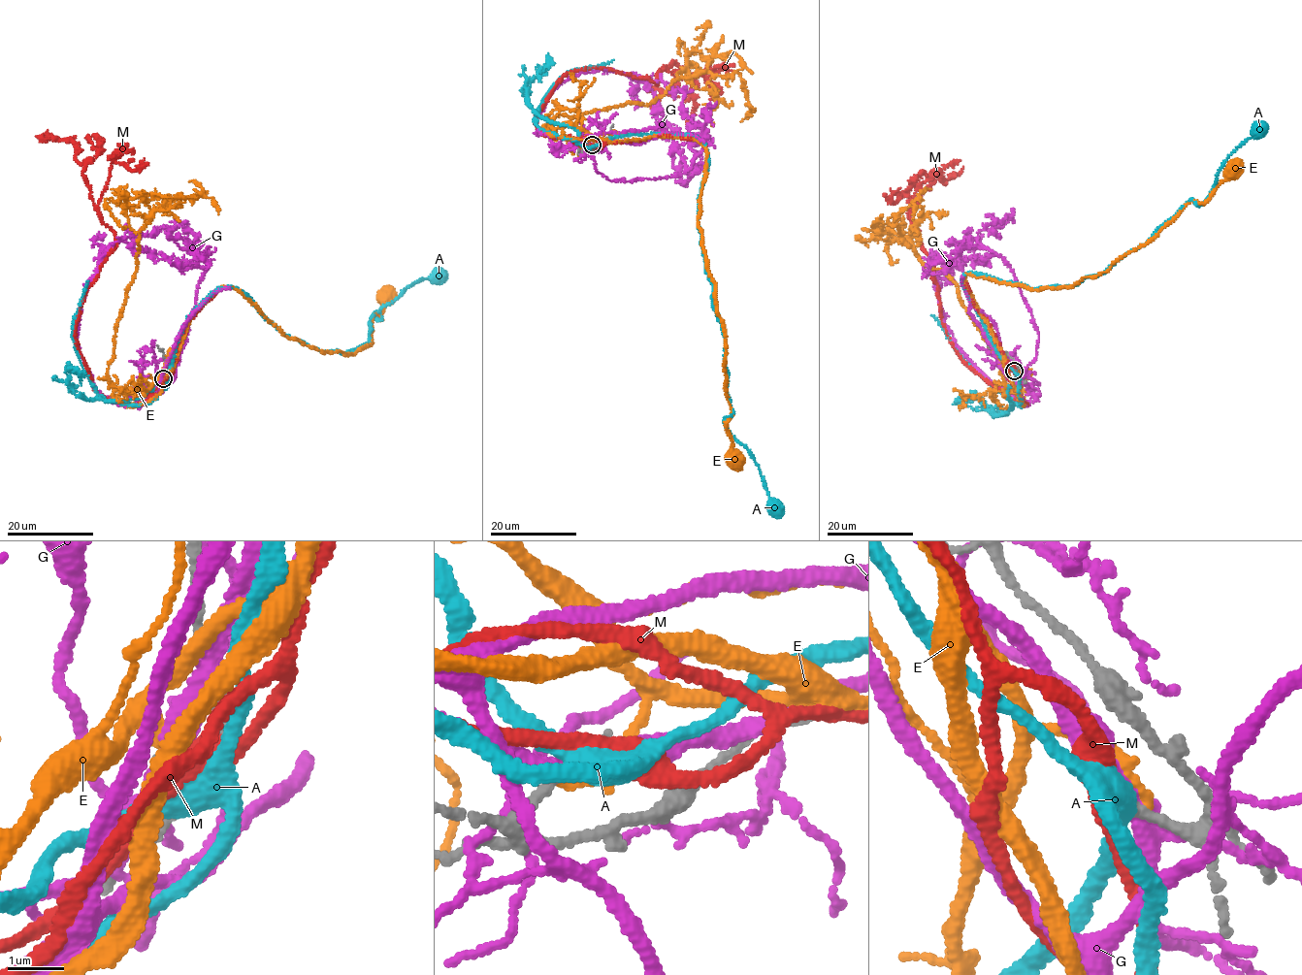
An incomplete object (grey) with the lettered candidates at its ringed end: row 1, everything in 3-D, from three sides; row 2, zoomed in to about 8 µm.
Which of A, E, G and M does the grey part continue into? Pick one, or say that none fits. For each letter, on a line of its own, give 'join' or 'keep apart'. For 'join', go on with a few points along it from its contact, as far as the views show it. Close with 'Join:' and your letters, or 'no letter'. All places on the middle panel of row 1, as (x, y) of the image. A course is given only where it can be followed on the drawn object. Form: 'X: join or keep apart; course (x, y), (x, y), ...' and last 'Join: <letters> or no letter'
A: keep apart
E: keep apart
G: keep apart
M: keep apart
Join: no letter

